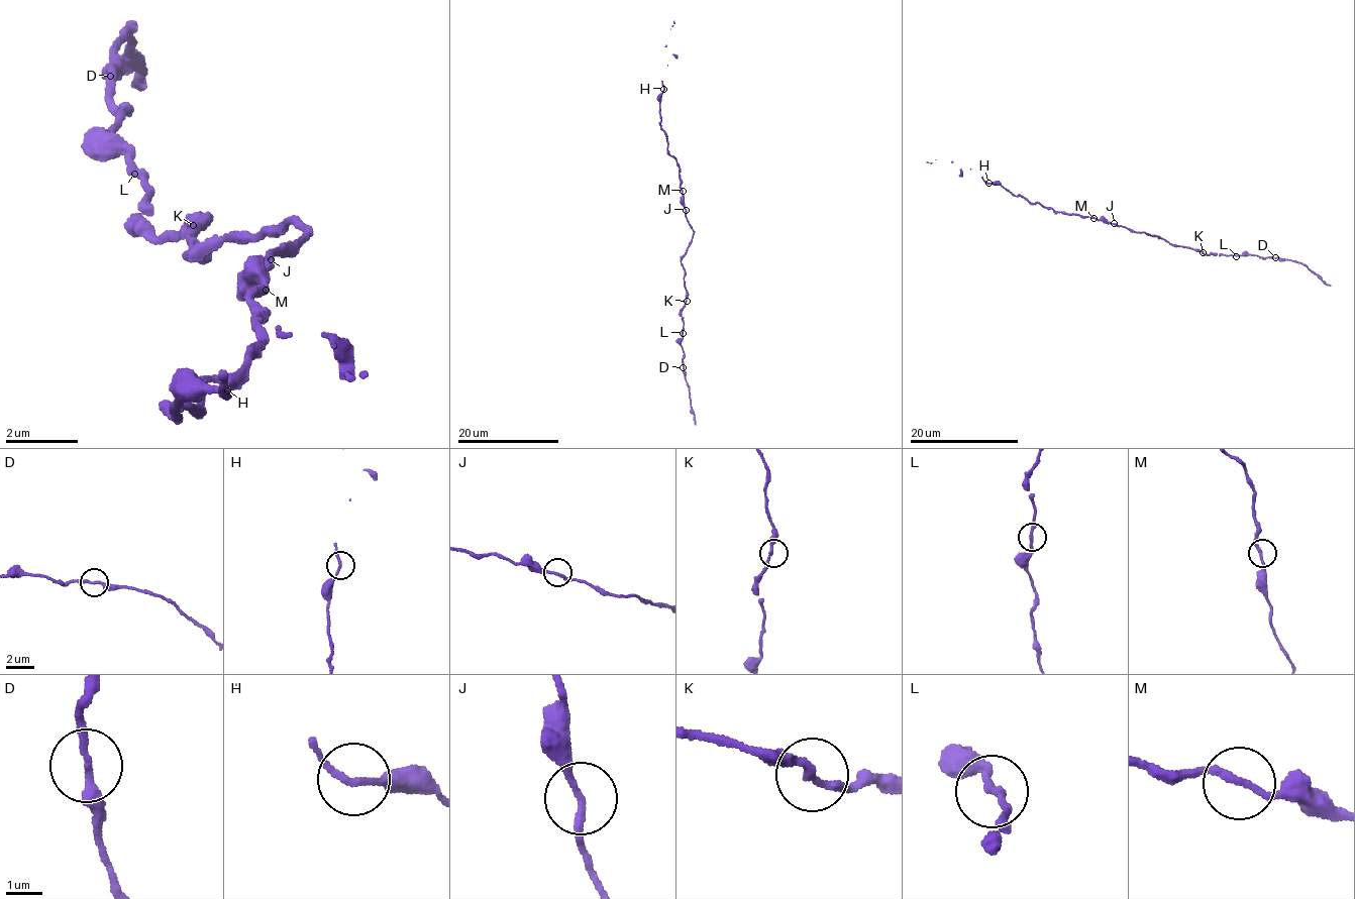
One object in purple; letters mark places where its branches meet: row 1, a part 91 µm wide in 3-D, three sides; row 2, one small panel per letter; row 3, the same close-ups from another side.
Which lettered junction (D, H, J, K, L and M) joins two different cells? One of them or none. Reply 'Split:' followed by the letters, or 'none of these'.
Split: D

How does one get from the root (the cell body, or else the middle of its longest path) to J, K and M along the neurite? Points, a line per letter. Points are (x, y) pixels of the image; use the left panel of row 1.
J: (274, 258), (266, 255), (269, 267), (271, 259)
K: (274, 258), (286, 237), (302, 244), (296, 216), (183, 248), (205, 259), (188, 234), (196, 213), (193, 225)
M: (274, 258), (266, 255), (272, 271), (264, 268), (267, 285), (258, 281), (264, 293), (266, 290)

